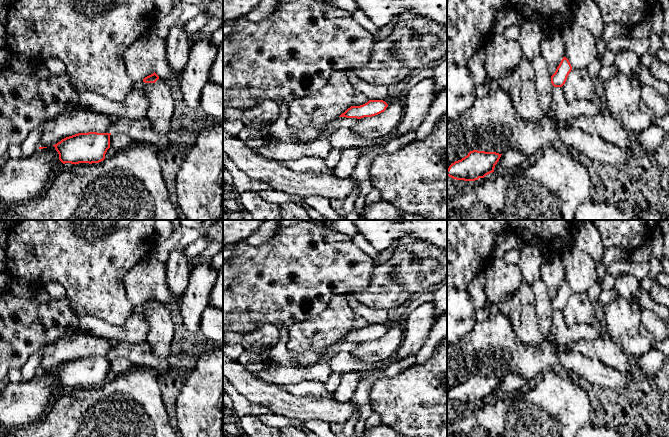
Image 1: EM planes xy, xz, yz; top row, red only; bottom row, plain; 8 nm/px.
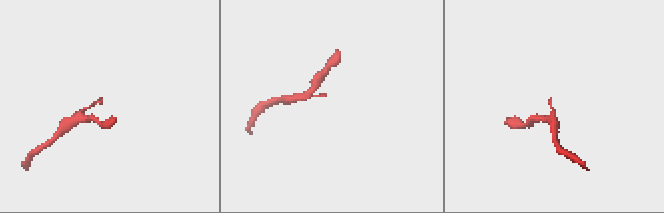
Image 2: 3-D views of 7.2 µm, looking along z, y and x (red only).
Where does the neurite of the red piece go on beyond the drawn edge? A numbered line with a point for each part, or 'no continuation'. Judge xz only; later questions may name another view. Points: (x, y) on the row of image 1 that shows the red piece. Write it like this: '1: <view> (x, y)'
no continuation

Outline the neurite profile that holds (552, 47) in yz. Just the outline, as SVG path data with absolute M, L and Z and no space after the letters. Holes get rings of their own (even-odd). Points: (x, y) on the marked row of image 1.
M560 31L545 34L541 42L541 56L547 62L550 74L553 75L565 57L565 45Z

